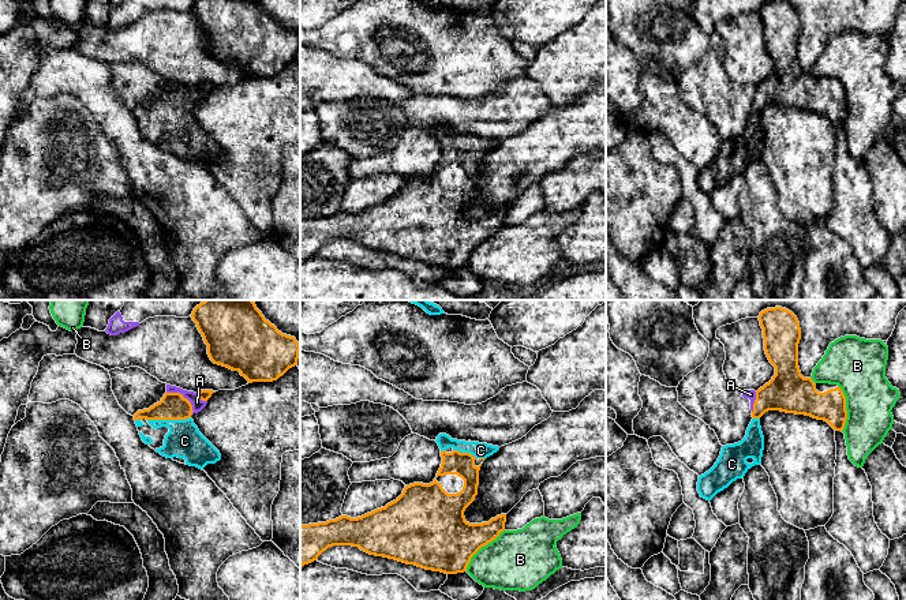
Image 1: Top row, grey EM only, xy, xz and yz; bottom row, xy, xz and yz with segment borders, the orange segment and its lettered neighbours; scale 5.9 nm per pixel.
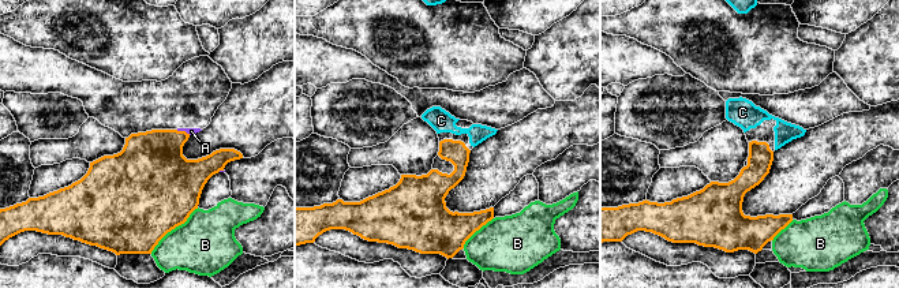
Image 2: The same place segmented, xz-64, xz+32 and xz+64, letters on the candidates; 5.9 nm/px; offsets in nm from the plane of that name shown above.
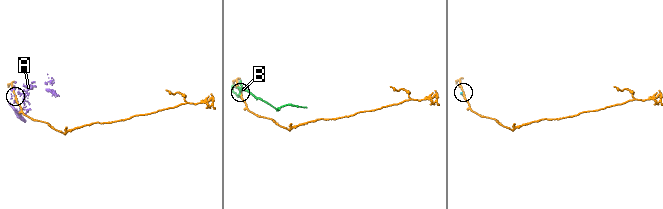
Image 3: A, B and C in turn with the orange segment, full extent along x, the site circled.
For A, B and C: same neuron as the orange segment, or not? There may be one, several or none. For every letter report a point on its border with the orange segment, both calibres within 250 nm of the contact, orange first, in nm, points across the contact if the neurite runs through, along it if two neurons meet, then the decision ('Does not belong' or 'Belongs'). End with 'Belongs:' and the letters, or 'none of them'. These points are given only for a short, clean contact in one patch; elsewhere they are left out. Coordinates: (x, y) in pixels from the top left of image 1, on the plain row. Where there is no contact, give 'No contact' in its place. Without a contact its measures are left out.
A: Touches orange at xy (183, 92). Thickness 160 nm (orange) against 70 nm. Does not belong
B: Touches orange at xz (480, 242). Thickness 380 nm (orange) against 360 nm. Does not belong
C: Touches orange at xy (168, 113). Thickness 160 nm (orange) against 200 nm. Belongs
Belongs: C

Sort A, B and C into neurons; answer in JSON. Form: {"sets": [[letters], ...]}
{"sets": [["A"], ["B"], ["C"]]}

